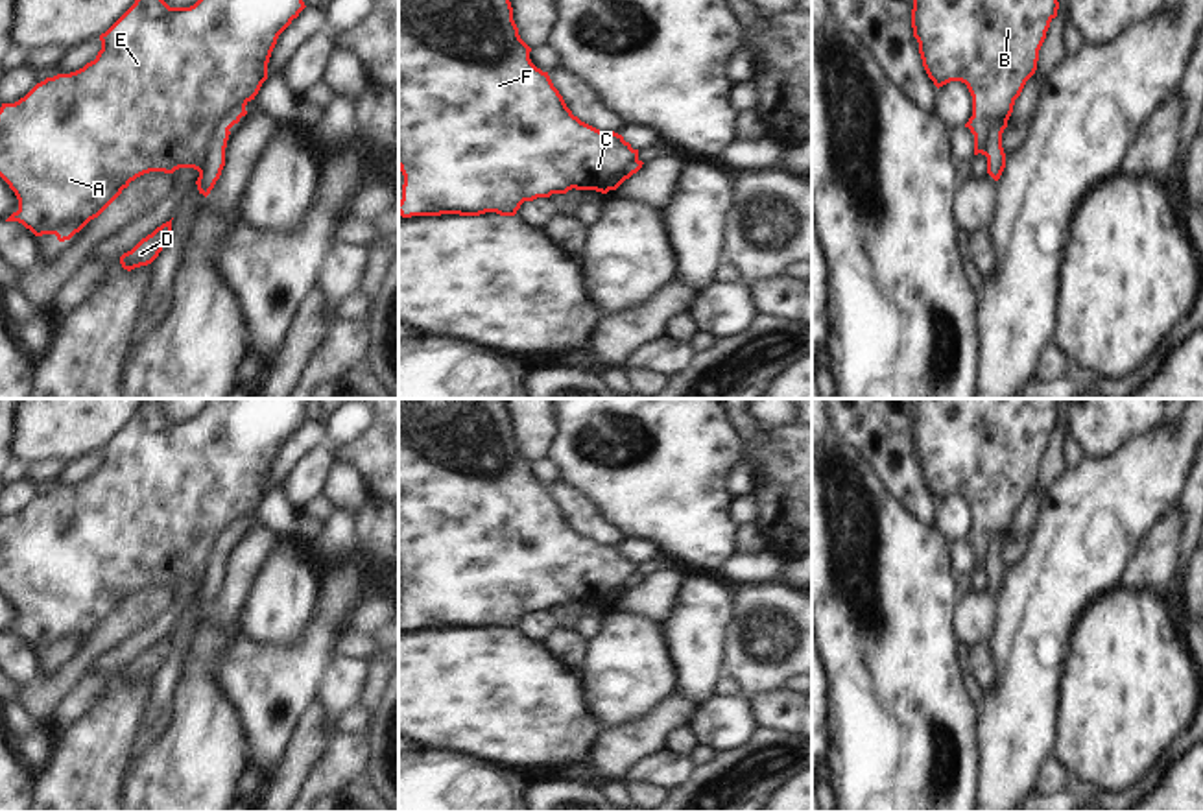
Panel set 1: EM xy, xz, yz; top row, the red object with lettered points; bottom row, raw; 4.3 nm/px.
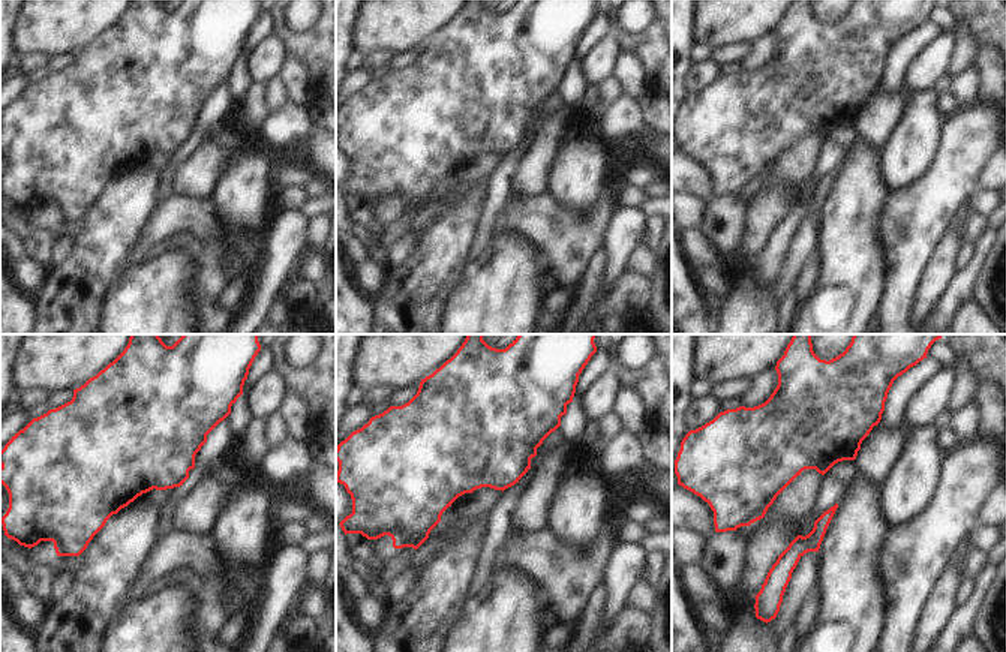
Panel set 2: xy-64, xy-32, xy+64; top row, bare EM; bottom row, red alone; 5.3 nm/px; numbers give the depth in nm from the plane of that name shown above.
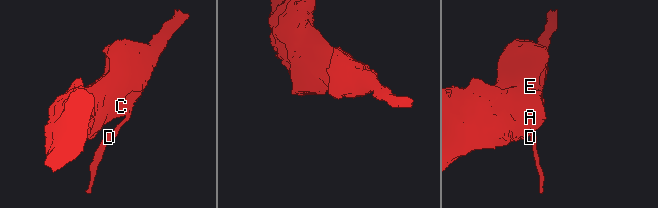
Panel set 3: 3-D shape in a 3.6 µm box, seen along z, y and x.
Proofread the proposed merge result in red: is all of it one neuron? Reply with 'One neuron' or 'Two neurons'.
Two neurons

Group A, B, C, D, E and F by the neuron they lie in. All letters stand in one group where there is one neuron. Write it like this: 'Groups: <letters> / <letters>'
Groups: A B C E F / D

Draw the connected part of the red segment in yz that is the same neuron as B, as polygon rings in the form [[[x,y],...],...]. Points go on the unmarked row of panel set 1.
[[[915,399],[911,441],[923,480],[937,502],[950,495],[967,498],[972,530],[965,541],[974,548],[974,568],[987,570],[993,550],[1007,541],[1057,423],[1055,399]]]

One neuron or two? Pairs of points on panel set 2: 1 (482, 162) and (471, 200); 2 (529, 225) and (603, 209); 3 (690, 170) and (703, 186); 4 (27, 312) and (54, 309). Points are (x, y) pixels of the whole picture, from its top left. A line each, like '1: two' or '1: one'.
1: two
2: one
3: one
4: two

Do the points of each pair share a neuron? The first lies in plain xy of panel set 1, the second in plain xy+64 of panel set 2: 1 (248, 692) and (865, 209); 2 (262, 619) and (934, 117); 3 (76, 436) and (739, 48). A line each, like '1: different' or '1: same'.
1: different
2: same
3: different

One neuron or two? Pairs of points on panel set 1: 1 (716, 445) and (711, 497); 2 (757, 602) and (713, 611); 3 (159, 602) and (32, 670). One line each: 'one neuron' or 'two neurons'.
1: one neuron
2: two neurons
3: two neurons

